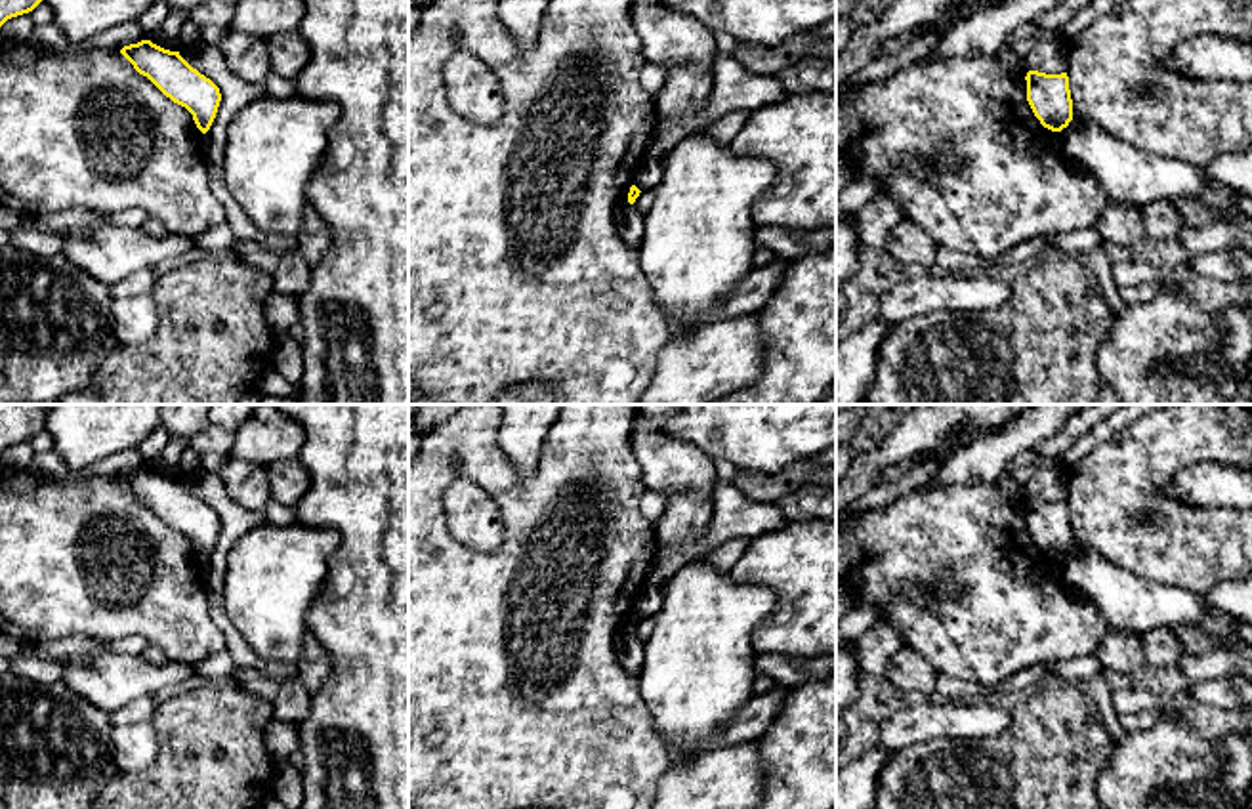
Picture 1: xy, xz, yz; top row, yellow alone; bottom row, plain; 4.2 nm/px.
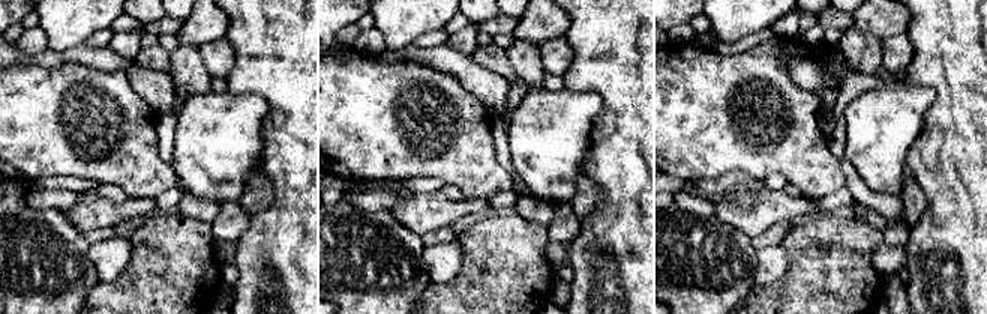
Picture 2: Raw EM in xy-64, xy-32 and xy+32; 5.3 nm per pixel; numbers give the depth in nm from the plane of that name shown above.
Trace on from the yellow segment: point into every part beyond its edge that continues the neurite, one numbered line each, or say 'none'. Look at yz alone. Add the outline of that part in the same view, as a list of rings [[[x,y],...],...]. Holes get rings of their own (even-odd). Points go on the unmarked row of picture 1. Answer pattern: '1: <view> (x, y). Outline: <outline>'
none

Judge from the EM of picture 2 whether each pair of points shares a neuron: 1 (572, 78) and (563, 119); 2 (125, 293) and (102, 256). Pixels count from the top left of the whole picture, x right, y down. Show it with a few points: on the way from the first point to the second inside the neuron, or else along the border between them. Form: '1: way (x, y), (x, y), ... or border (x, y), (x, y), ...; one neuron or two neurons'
1: border (566, 87), (594, 92), (602, 102); two neurons
2: border (132, 247), (126, 268), (111, 281), (99, 283); two neurons

